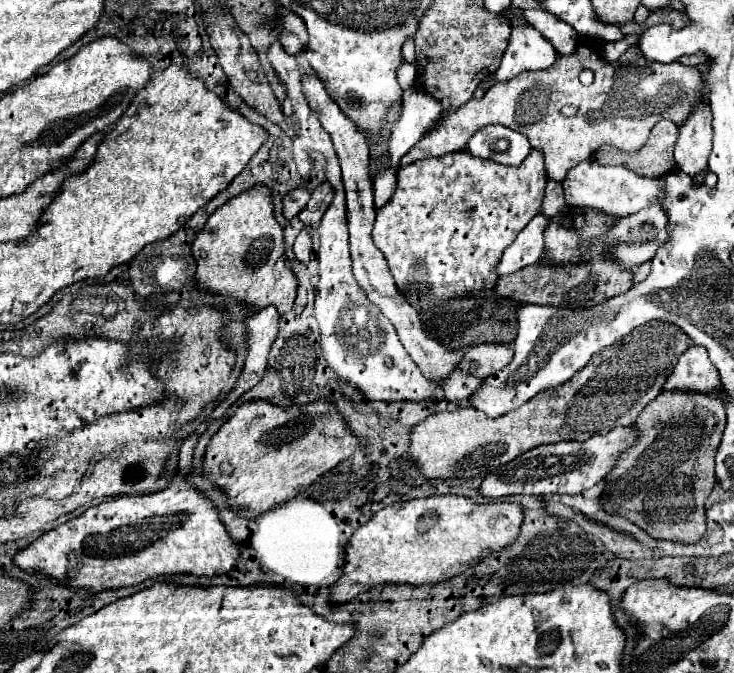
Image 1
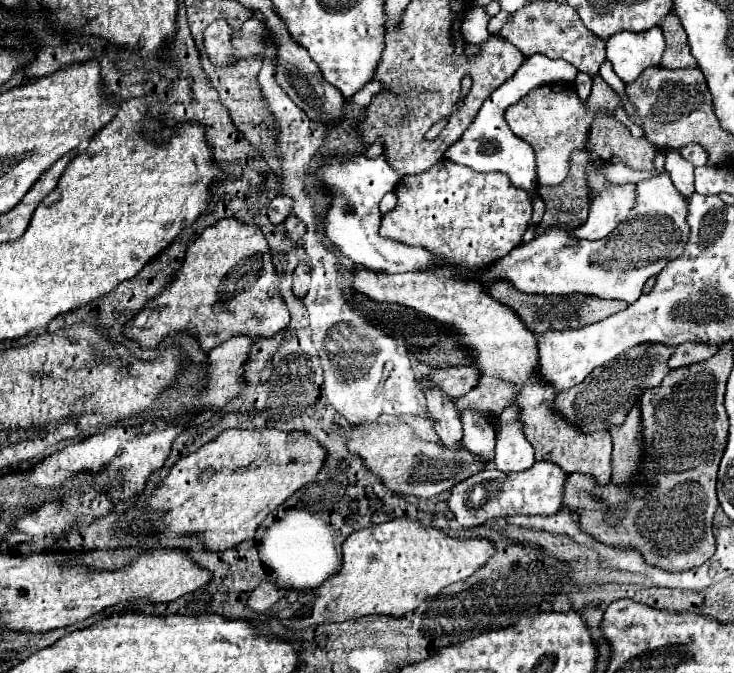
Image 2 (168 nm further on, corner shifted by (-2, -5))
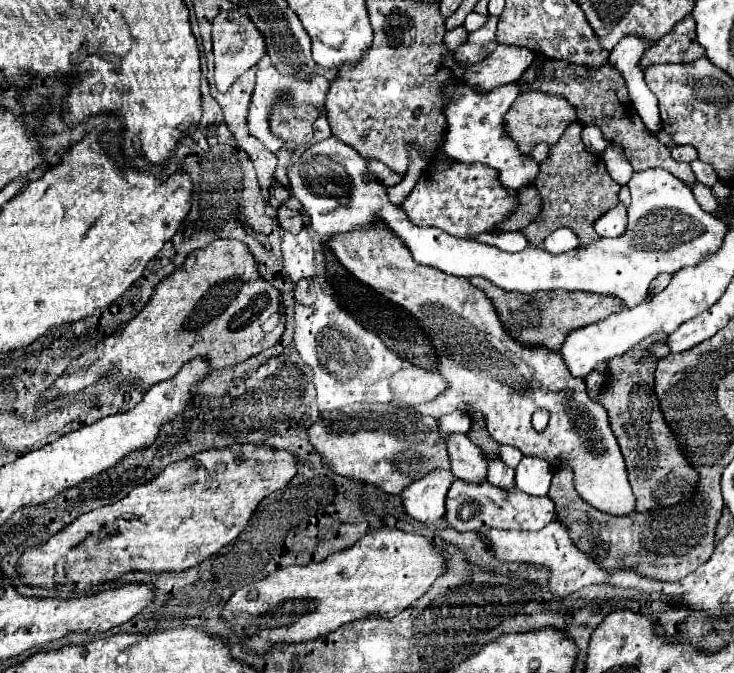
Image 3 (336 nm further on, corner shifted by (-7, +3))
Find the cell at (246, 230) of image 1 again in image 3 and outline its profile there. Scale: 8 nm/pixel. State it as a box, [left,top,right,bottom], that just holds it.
[44,239,286,401]

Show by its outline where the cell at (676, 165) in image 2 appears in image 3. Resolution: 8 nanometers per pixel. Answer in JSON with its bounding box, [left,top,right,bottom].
[692,183,716,213]

